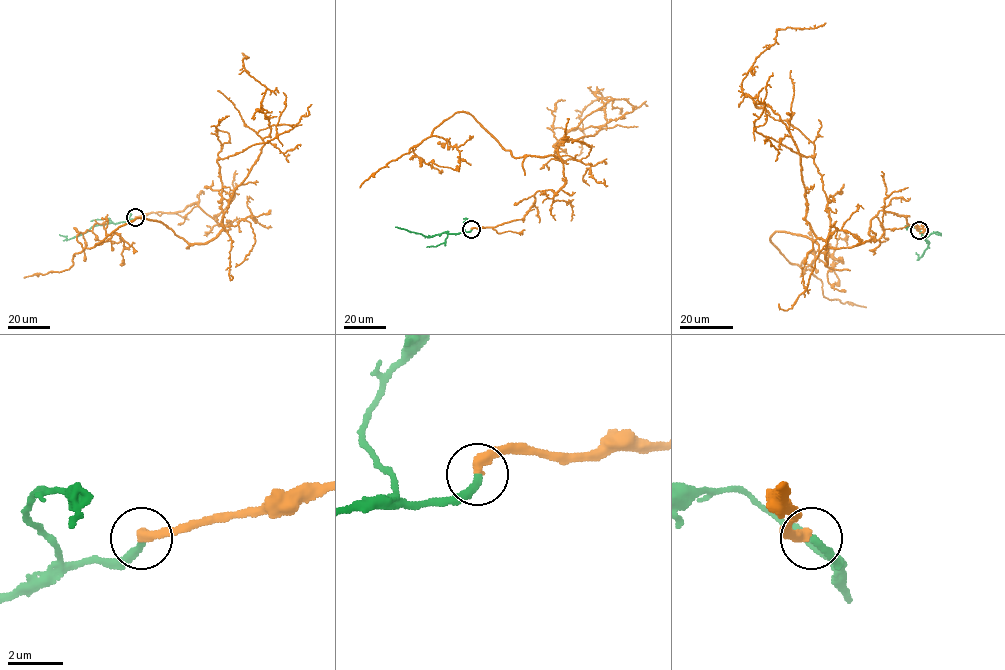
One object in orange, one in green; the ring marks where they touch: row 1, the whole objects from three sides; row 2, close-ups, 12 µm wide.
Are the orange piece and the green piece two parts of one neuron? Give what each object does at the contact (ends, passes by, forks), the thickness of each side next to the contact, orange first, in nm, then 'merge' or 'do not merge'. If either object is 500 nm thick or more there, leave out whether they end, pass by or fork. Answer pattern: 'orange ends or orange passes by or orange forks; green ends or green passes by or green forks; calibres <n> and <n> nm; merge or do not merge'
orange ends; green ends; calibres 380 and 280 nm; merge

